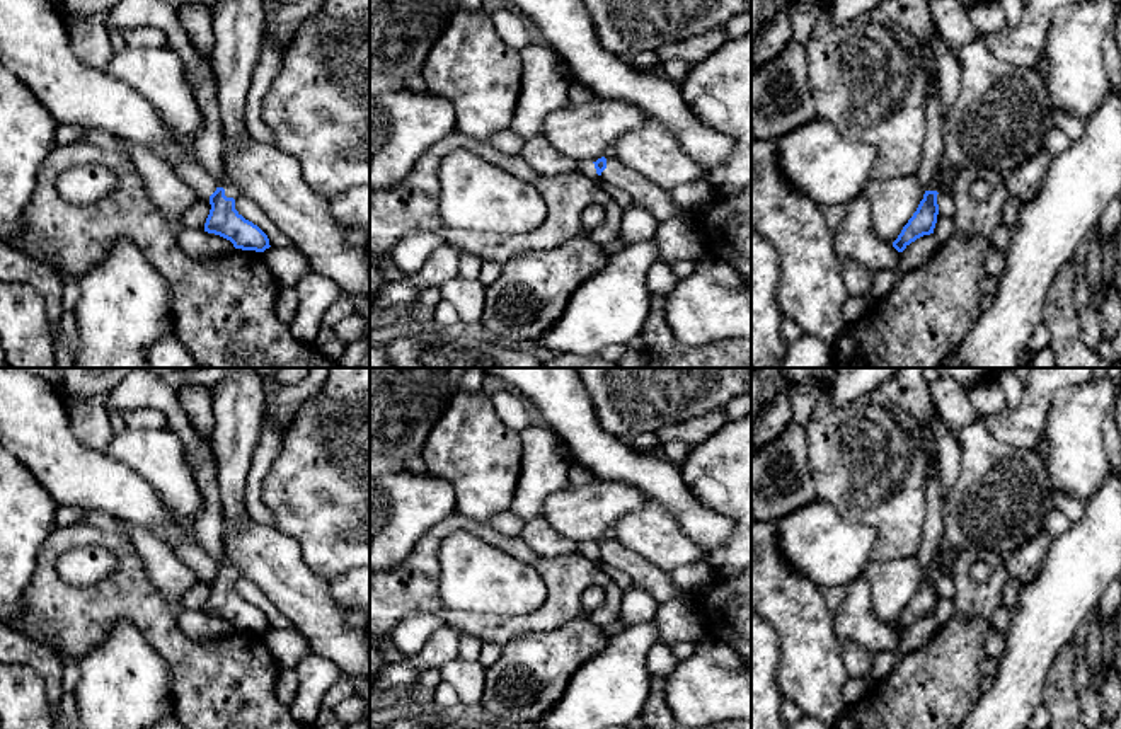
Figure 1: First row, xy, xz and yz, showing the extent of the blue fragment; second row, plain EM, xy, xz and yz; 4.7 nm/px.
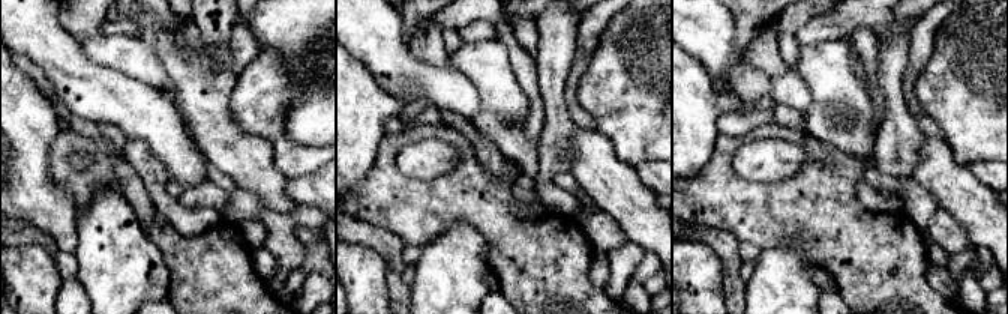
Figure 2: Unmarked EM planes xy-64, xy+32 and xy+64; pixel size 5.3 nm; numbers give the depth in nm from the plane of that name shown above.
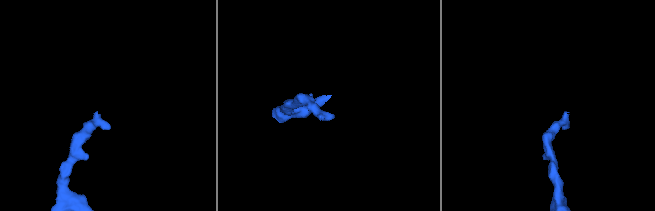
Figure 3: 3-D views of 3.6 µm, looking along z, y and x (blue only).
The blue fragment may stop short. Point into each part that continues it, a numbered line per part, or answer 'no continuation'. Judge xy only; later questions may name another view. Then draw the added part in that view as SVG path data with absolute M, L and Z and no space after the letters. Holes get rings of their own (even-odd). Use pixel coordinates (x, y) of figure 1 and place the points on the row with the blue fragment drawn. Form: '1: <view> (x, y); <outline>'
1: xy (230, 188); M223 169L223 175L221 175L220 187L225 189L225 196L227 196L227 198L237 199L237 198L242 196L239 186L227 175L225 169Z

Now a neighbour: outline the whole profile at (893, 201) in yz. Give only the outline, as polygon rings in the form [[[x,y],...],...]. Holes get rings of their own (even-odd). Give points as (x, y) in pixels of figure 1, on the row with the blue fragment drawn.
[[[906,175],[871,179],[864,194],[871,204],[874,232],[893,244],[917,211],[925,189],[918,184],[917,175]]]

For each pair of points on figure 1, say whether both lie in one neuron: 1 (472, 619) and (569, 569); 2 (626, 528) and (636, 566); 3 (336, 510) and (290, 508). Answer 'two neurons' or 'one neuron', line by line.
1: one neuron
2: two neurons
3: one neuron

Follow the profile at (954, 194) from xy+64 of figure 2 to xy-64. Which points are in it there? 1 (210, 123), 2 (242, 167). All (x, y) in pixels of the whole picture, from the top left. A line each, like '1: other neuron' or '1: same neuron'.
1: same neuron
2: same neuron

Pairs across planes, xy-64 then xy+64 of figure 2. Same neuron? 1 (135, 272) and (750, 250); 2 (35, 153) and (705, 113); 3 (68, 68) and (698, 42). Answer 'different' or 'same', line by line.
1: different
2: same
3: same

